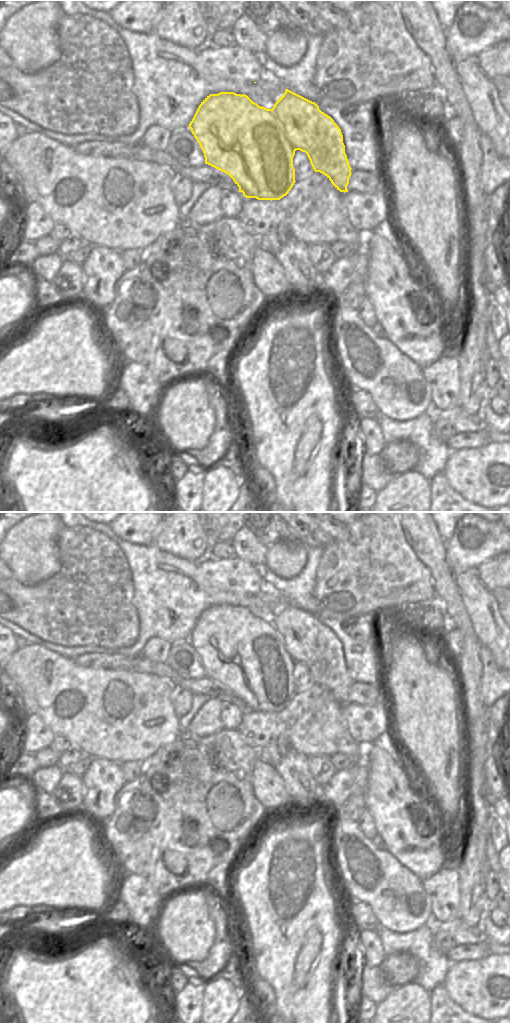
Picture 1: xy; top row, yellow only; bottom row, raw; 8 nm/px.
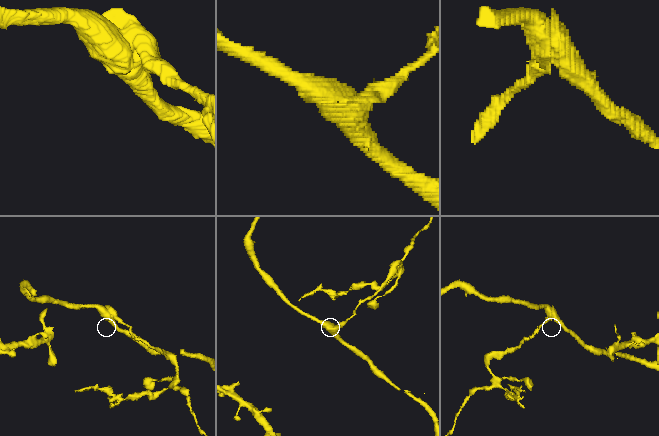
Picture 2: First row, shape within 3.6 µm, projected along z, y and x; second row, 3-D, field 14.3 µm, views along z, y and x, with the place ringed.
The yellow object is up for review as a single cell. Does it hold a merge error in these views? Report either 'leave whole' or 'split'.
split

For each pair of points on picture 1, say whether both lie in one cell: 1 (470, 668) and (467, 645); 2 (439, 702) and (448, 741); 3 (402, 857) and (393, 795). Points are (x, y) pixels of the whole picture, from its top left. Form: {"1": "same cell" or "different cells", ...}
{"1": "same cell", "2": "same cell", "3": "same cell"}

